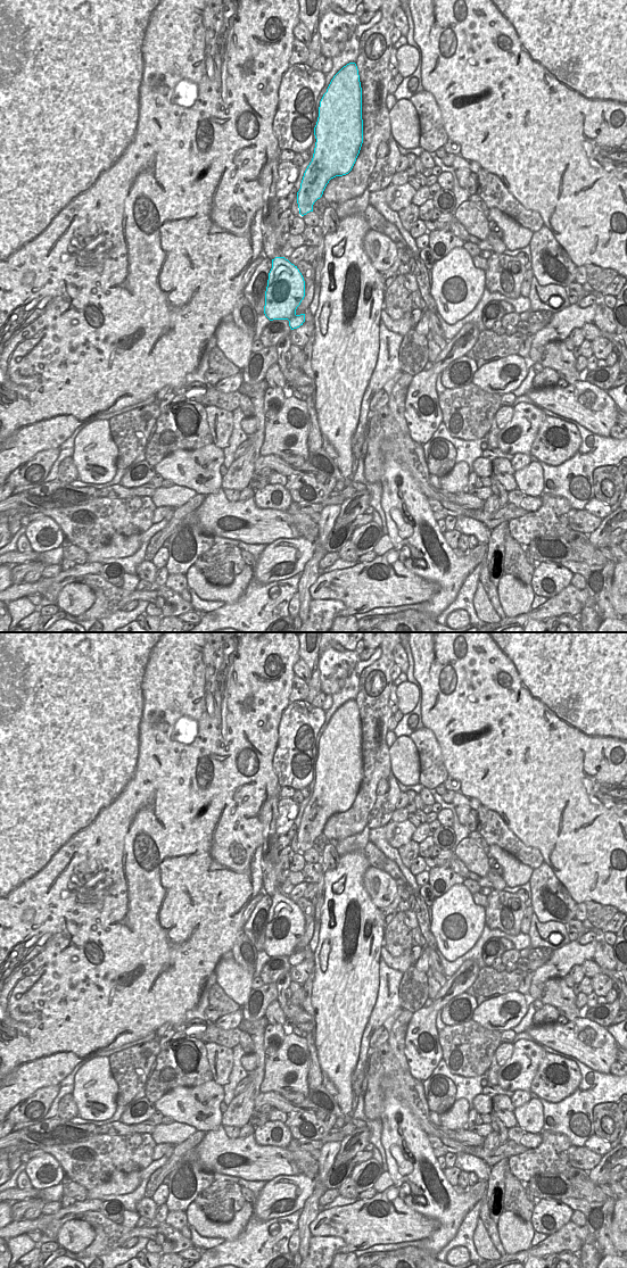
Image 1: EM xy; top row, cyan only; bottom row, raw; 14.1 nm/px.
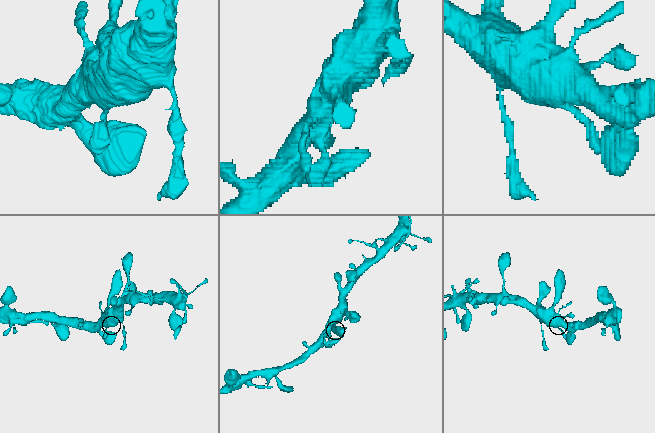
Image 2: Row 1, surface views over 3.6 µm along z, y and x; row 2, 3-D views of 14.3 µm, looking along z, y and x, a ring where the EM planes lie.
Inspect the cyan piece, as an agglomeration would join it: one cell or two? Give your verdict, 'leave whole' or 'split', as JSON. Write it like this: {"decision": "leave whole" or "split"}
{"decision": "leave whole"}

